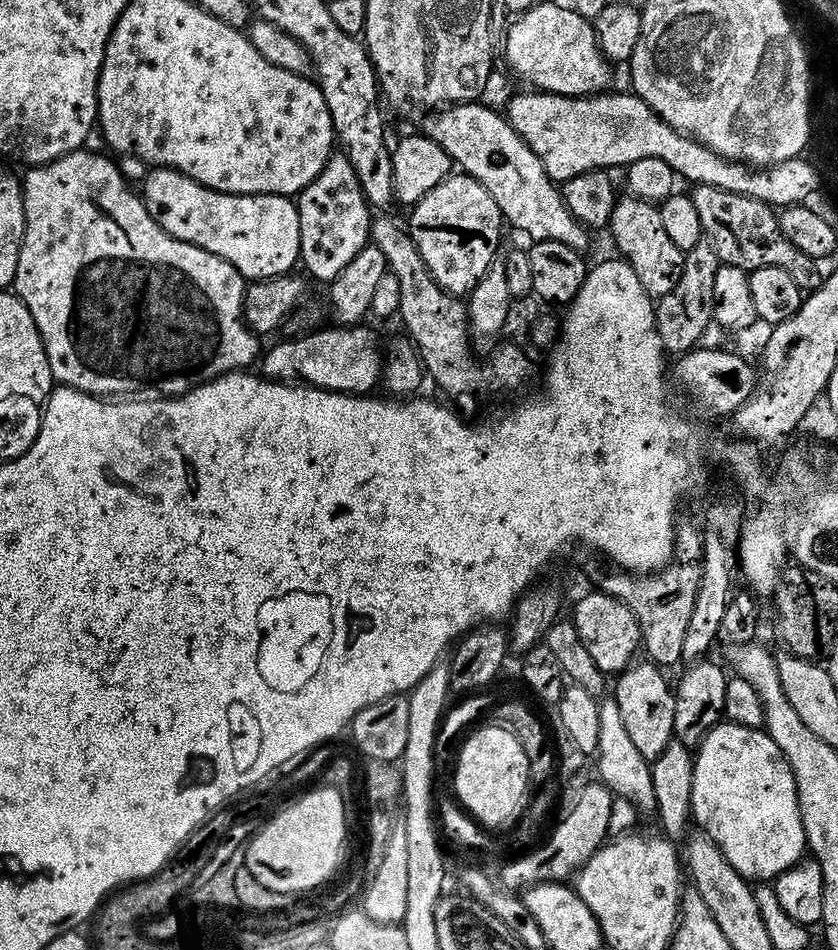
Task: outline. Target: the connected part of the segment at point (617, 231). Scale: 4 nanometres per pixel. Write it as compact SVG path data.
M635 198L627 199L621 199L617 203L610 225L610 232L616 235L616 244L620 247L619 255L632 265L649 296L671 297L684 273L685 253L680 252L678 246L674 246L674 242L670 242L663 228L659 207Z

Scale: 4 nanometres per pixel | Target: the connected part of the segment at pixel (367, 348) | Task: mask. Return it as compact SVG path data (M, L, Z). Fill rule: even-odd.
M340 328L337 332L324 332L325 330L316 330L311 334L300 334L295 338L288 338L292 340L284 340L281 344L276 344L272 349L267 349L266 355L263 357L262 365L264 364L264 372L263 375L267 377L267 379L273 382L303 382L305 385L311 386L313 388L319 388L321 390L331 390L334 392L338 392L341 394L368 394L372 387L377 383L378 385L381 383L382 377L385 372L385 363L386 356L385 353L380 353L380 348L376 345L376 336L372 332L367 332L364 328L352 328L347 332L346 329Z

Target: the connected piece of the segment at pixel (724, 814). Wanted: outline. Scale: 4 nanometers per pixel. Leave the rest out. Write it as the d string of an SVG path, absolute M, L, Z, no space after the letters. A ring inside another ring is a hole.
M721 722L700 741L698 751L692 766L692 814L695 823L700 823L704 827L701 829L720 847L730 866L734 866L734 870L738 870L738 874L749 882L774 882L781 874L801 863L809 847L800 813L795 774L790 762L768 733Z

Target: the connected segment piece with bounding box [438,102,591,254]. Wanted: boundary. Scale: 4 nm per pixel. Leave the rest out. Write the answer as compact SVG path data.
M465 102L459 106L453 107L444 116L444 129L441 130L438 143L440 143L448 155L456 158L461 152L464 157L458 160L465 173L476 180L498 205L501 215L507 220L507 223L518 228L526 235L530 236L533 243L542 241L561 242L564 246L574 249L575 252L585 253L590 246L591 233L589 229L576 220L567 204L563 200L563 195L559 192L555 181L548 175L544 169L544 164L534 154L534 150L524 141L516 129L512 127L507 119L504 120L492 108L483 108L480 102Z

